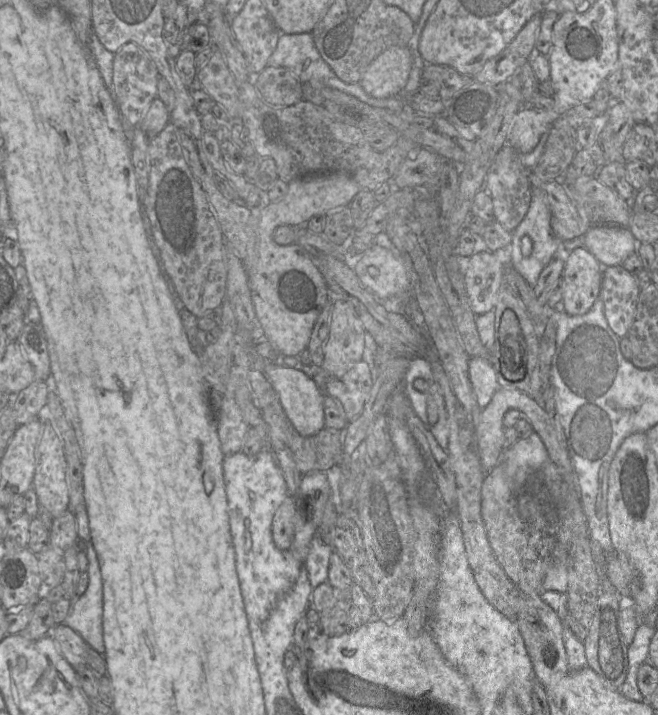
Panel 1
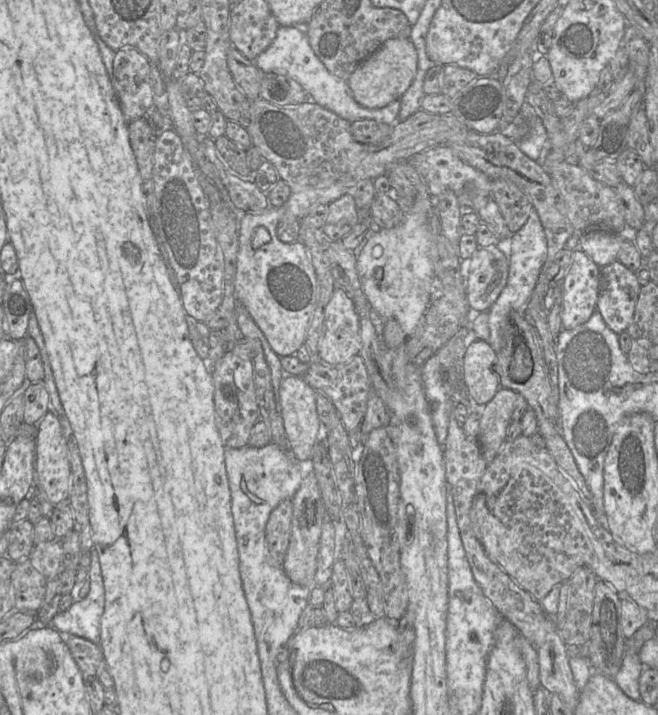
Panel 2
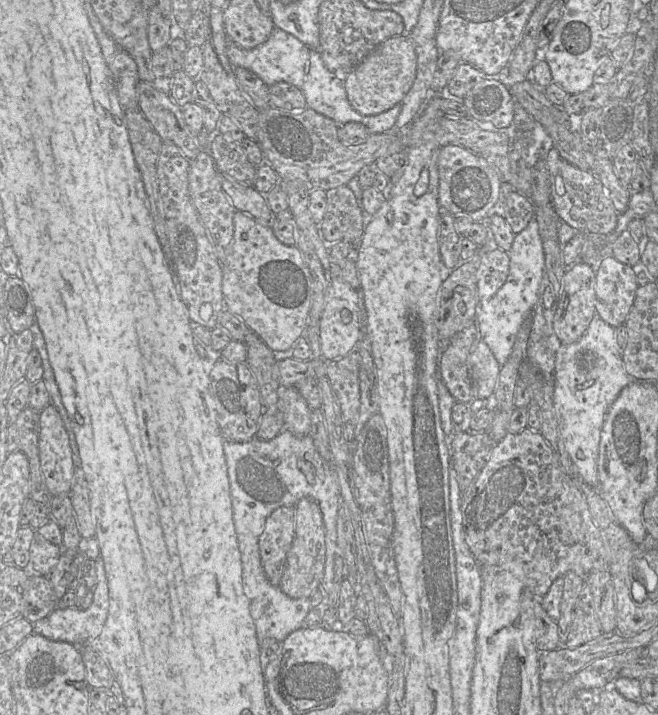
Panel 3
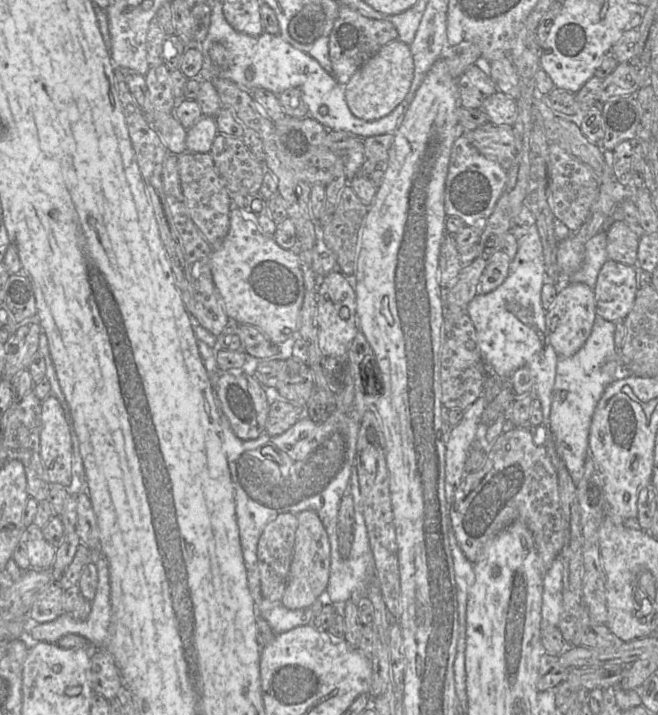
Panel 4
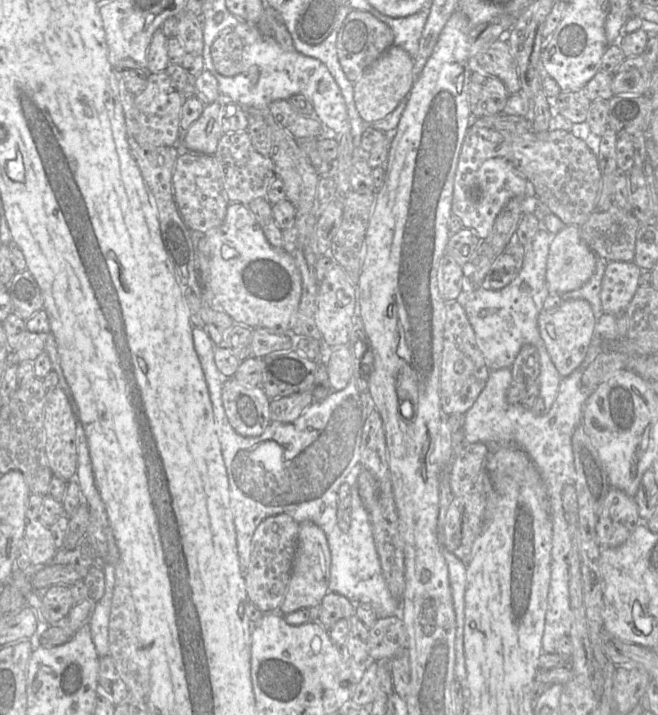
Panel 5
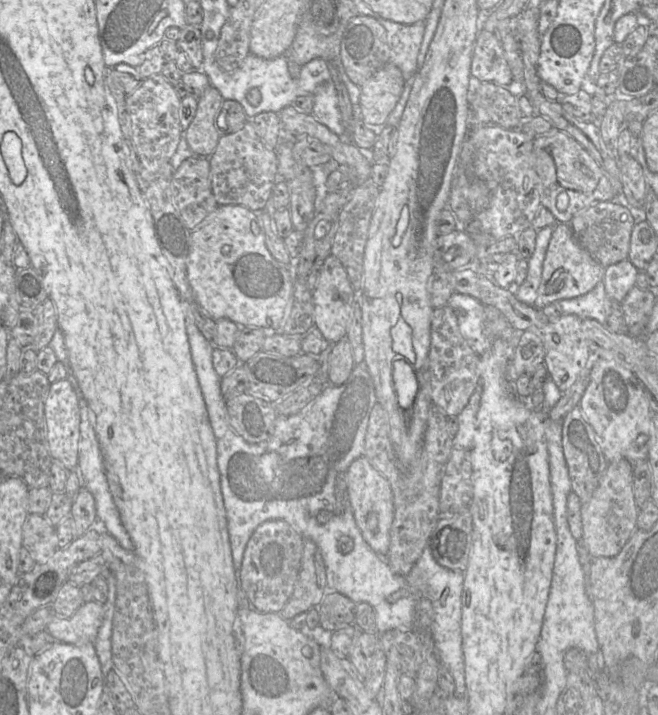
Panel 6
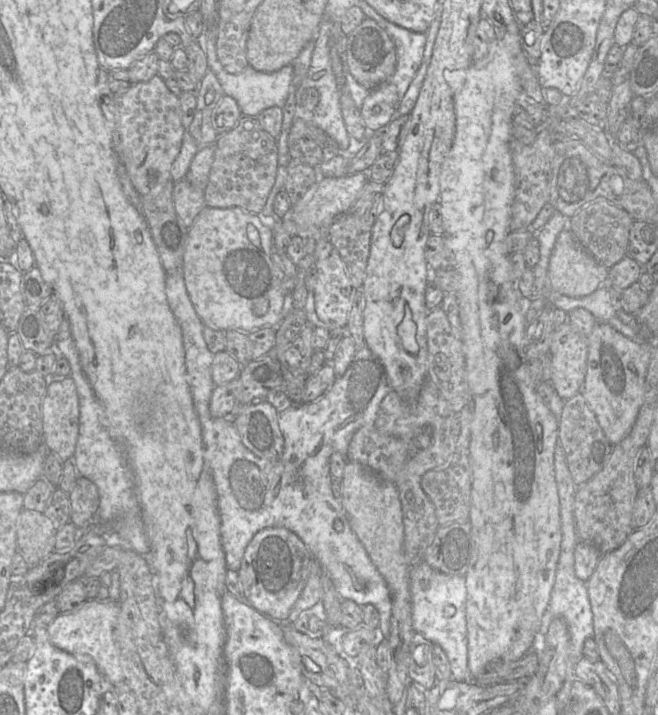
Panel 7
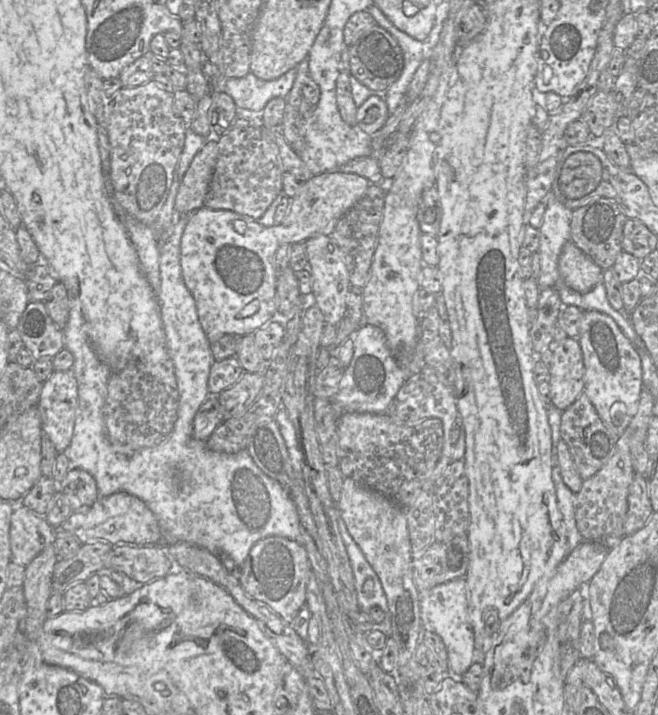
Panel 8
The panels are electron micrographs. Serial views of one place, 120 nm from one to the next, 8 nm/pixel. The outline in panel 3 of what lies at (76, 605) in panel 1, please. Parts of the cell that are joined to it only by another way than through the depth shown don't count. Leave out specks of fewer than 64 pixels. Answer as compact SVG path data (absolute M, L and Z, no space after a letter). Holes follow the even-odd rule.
M101 556L95 560L97 584L93 590L93 602L86 610L57 607L46 618L34 623L33 633L45 638L67 642L78 647L96 638L102 632L109 612L109 589L104 561Z

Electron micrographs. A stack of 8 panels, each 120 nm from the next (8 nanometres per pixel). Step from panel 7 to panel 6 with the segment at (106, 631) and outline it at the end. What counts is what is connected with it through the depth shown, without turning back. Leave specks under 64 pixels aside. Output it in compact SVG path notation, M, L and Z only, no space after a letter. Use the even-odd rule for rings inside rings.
M95 601L86 602L70 617L52 614L46 631L60 643L71 645L94 643L103 613L103 604Z

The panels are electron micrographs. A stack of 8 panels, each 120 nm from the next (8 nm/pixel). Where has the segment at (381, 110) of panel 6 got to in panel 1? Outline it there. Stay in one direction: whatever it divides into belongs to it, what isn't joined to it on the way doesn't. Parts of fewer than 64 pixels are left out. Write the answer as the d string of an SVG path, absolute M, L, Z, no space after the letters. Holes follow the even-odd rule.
M394 46L378 55L366 68L359 84L374 98L403 94L412 68L408 46Z

